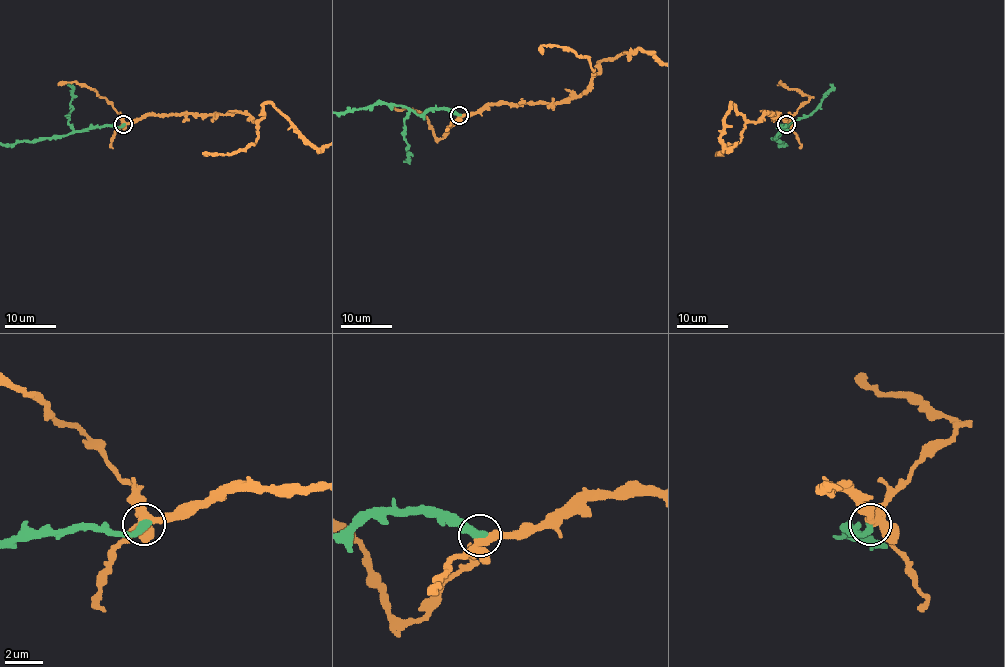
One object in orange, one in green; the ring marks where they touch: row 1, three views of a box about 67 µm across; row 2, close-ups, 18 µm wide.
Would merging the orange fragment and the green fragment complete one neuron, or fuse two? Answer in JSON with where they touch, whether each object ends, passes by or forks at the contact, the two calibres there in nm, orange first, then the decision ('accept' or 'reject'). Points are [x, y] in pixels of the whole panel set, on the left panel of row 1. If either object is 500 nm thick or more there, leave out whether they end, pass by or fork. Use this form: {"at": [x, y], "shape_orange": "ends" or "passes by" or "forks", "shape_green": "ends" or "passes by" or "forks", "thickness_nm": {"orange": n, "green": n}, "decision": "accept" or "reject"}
{"at": [123, 124], "shape_orange": "forks", "shape_green": "ends", "thickness_nm": {"orange": 400, "green": 420}, "decision": "accept"}

